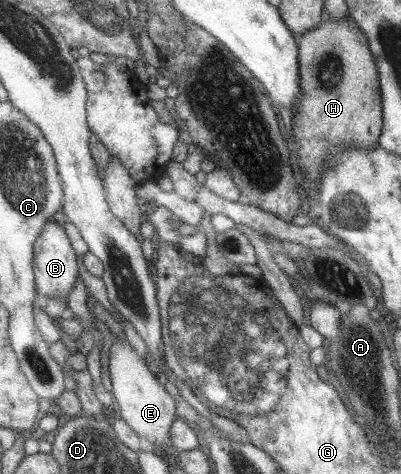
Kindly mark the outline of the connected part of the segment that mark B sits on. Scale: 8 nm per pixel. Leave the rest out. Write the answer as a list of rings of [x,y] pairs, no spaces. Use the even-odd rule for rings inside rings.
[[[54,218],[48,223],[35,239],[33,271],[35,276],[35,291],[46,297],[66,297],[72,291],[73,283],[78,277],[76,253],[70,245],[68,236],[63,227],[58,226]]]

